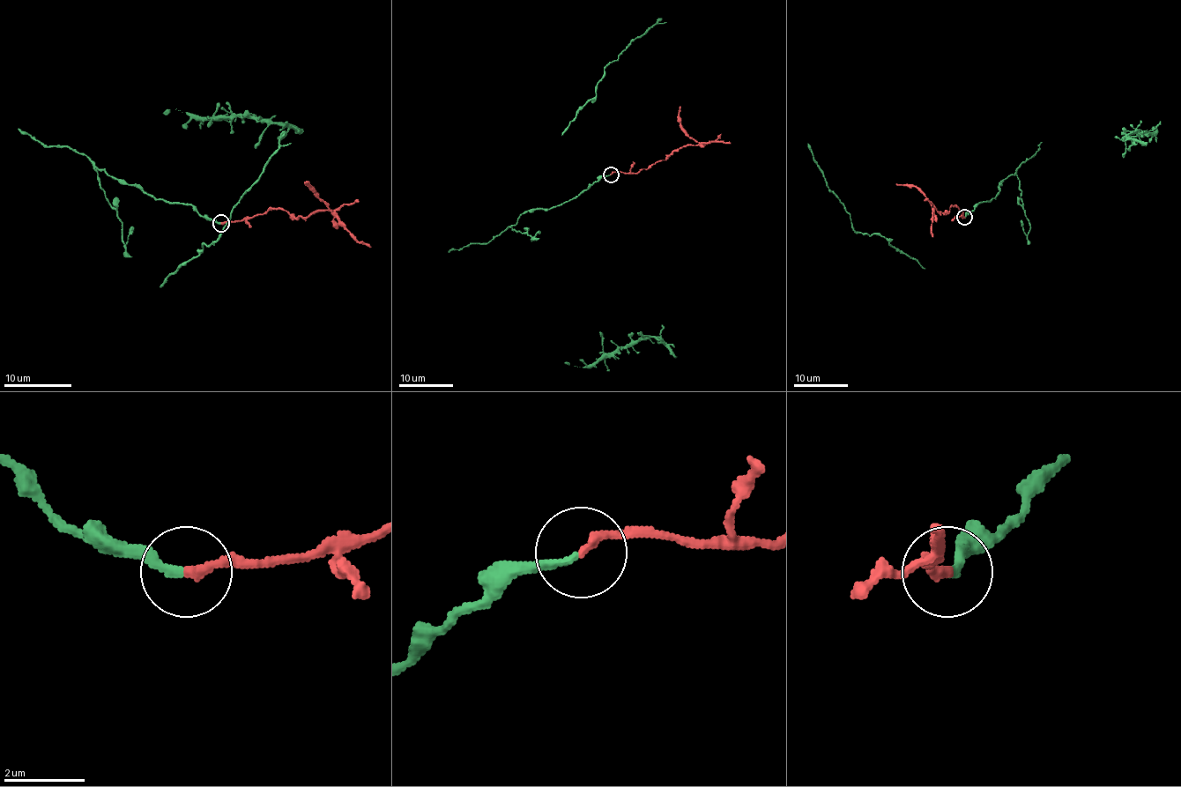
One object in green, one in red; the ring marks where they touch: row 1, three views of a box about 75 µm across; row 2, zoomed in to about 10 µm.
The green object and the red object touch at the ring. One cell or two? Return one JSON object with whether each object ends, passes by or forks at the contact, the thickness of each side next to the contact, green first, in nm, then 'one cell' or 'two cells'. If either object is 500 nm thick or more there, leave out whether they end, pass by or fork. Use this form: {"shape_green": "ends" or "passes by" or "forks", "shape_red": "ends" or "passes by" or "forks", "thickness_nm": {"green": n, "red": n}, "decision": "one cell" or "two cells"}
{"shape_green": "ends", "shape_red": "ends", "thickness_nm": {"green": 200, "red": 240}, "decision": "two cells"}

